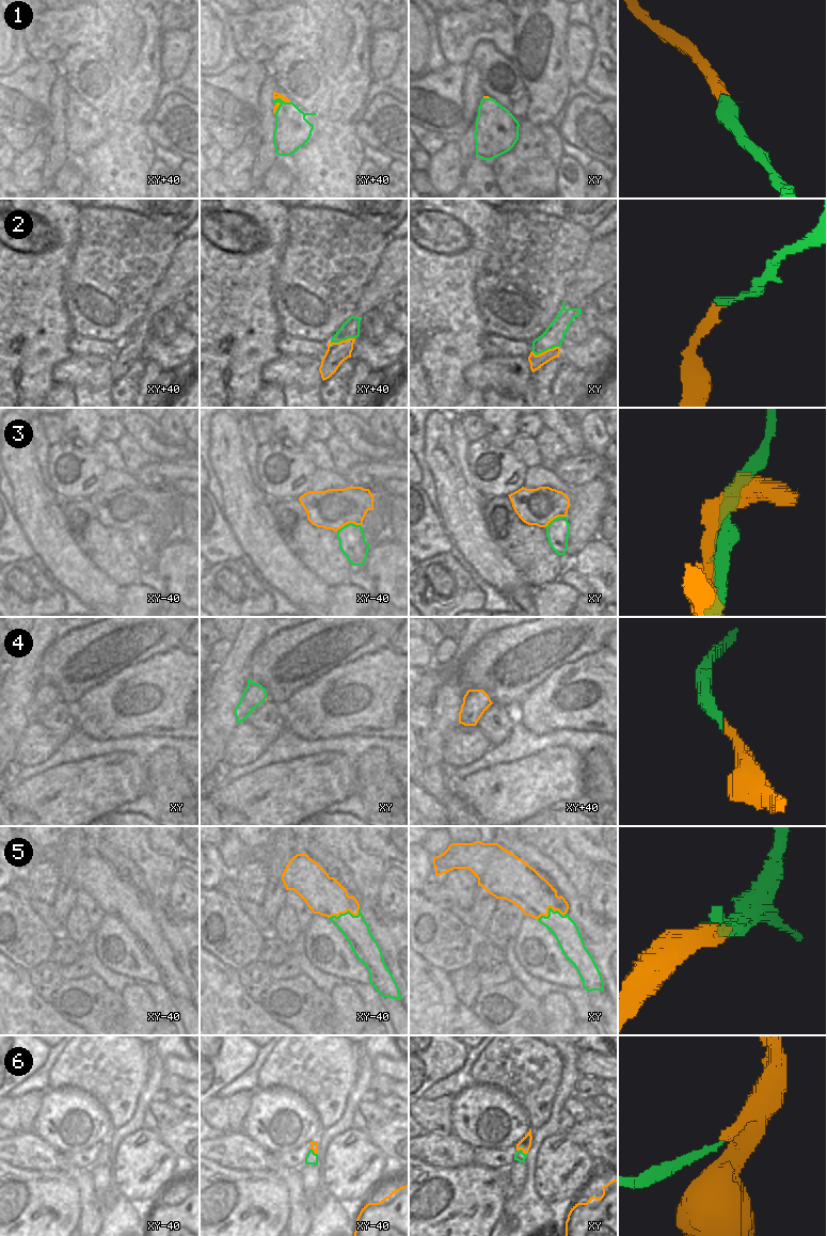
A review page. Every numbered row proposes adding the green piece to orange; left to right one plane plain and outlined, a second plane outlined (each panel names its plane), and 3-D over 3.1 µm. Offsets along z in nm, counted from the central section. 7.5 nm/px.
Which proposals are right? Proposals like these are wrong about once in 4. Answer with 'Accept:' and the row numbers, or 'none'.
Accept: 1, 2, 4, 5, 6

